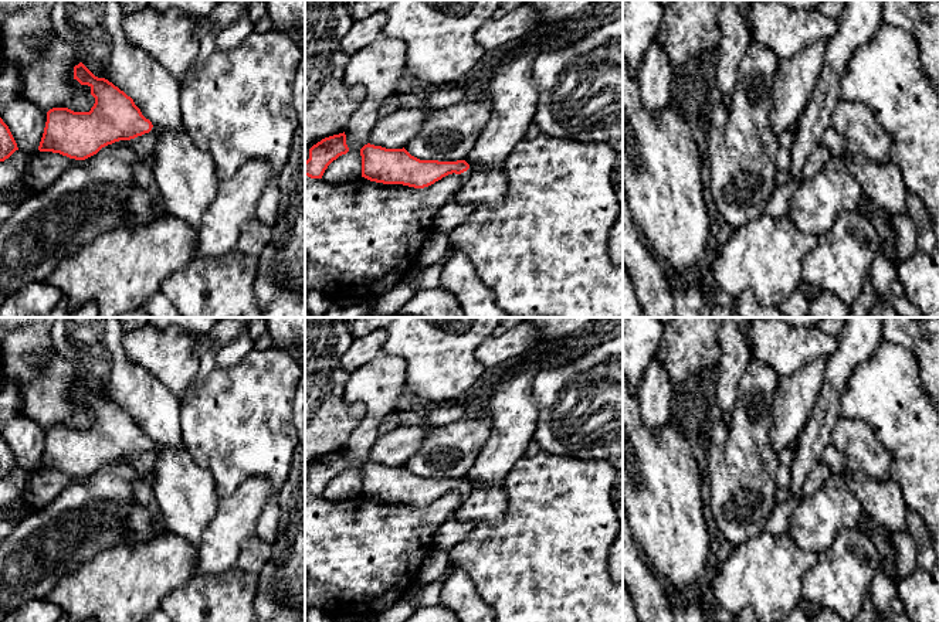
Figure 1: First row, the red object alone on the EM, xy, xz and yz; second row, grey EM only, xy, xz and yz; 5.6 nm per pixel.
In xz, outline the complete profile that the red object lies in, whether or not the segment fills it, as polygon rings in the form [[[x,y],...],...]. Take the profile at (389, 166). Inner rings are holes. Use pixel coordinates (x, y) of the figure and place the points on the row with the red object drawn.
[[[370,143],[360,149],[360,156],[362,177],[376,183],[403,184],[414,188],[428,187],[452,173],[461,176],[461,186],[464,186],[475,170],[465,160],[420,160],[404,147],[386,149]]]

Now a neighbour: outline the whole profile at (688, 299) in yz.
[[[684,282],[681,288],[672,289],[672,296],[678,317],[701,317],[705,300],[696,282]]]

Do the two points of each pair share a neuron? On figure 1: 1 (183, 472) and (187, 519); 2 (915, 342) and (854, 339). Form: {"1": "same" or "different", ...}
{"1": "same", "2": "different"}

